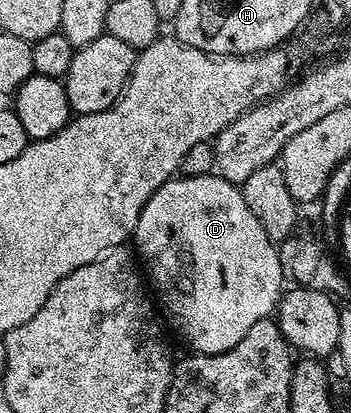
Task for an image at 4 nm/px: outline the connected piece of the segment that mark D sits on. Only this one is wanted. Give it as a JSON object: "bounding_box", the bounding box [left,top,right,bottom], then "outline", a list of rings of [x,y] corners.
{"bounding_box":[133,174,285,356],"outline":[[[179,174],[164,182],[149,202],[145,202],[137,218],[133,248],[145,269],[149,284],[151,279],[153,292],[155,287],[157,300],[159,295],[158,303],[161,308],[163,303],[172,326],[183,335],[184,342],[191,347],[188,349],[195,354],[212,356],[237,346],[237,342],[245,338],[246,332],[256,322],[268,319],[276,311],[279,298],[285,291],[276,241],[267,237],[253,210],[245,206],[240,185],[231,184],[218,174]]]}

